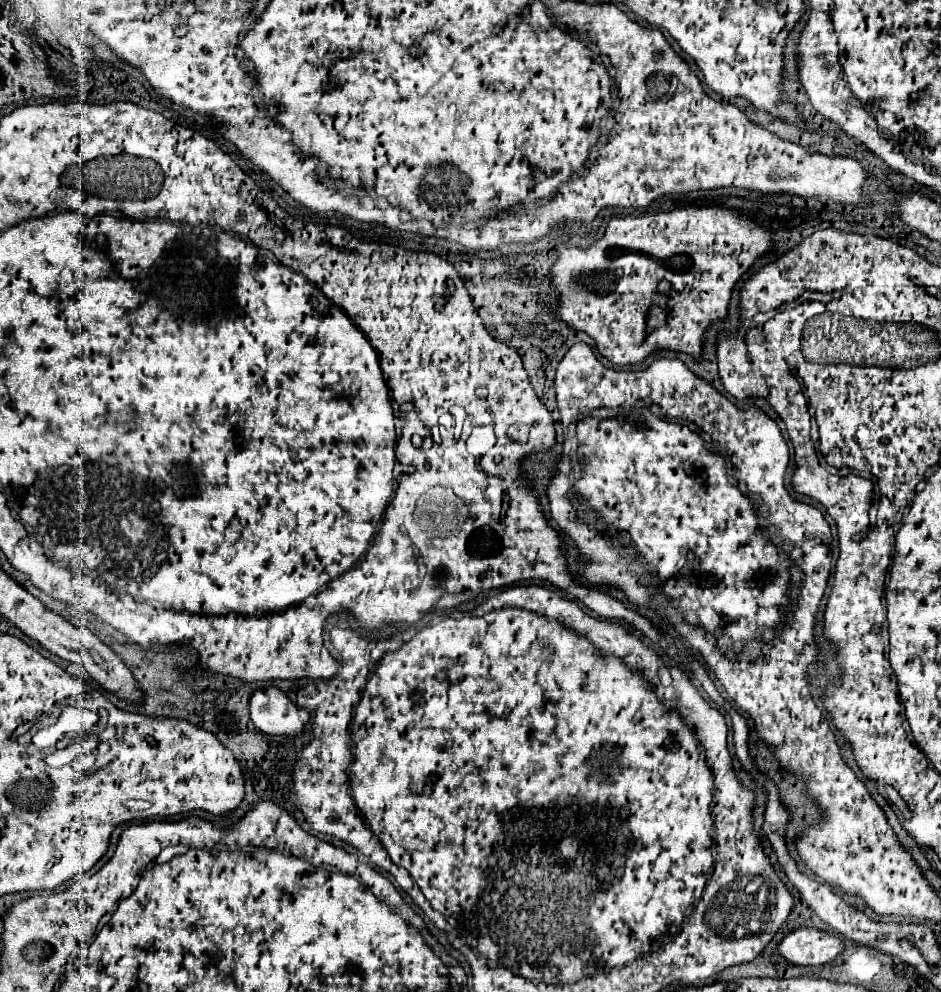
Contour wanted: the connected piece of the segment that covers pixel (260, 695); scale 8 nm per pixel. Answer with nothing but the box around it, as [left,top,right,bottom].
[249,685,309,737]

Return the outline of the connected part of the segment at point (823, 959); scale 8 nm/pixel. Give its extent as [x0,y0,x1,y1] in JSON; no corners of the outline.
[777,929,841,967]

